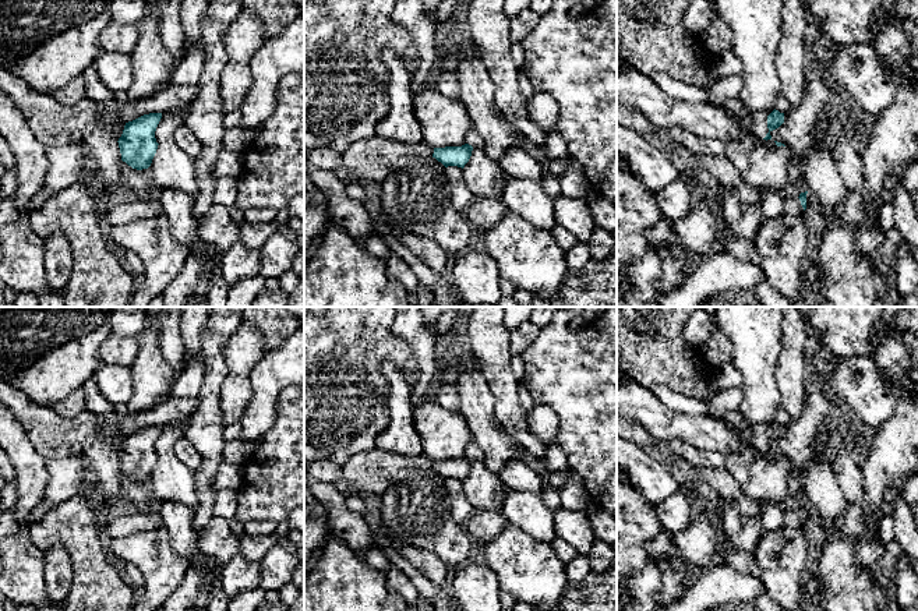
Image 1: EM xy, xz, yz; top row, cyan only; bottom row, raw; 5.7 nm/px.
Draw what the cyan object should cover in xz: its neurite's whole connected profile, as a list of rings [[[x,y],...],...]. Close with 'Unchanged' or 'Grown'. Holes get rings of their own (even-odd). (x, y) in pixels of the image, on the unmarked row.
[[[472,442],[466,449],[466,456],[462,459],[445,459],[445,460],[434,460],[432,470],[441,474],[445,480],[458,478],[465,480],[472,469],[472,463],[474,460],[484,459],[483,451]]]. Grown

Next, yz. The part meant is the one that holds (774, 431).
[[[773,423],[770,427],[758,425],[751,432],[753,444],[763,452],[772,452],[770,445],[784,435],[784,425]]]. Grown

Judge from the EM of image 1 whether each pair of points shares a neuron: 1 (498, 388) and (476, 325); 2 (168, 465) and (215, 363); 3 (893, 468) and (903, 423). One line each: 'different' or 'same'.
1: same
2: different
3: same

